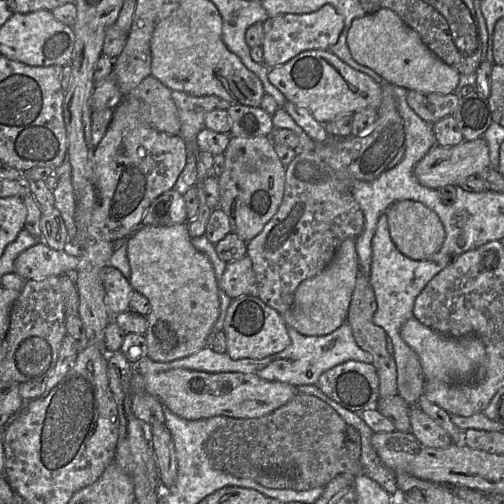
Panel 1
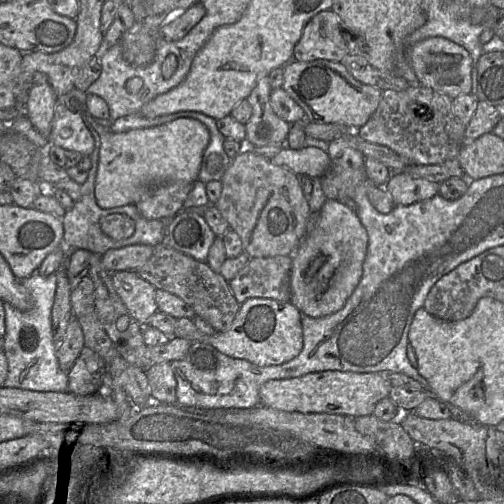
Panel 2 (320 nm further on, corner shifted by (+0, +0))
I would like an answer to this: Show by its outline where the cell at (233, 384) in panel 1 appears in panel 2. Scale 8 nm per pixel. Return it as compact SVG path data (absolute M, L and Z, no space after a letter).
M329 370L298 378L267 381L260 387L259 395L260 405L281 411L359 417L371 415L376 404L389 396L391 388L385 373Z

